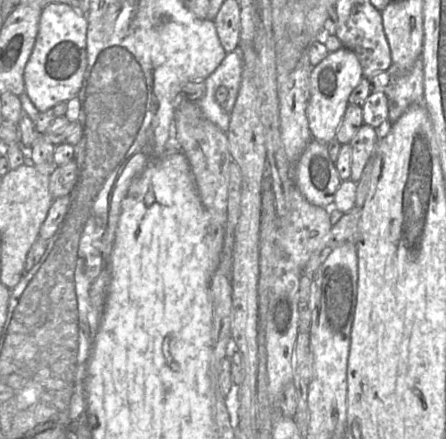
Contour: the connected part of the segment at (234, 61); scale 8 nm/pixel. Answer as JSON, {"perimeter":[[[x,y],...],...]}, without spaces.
{"perimeter":[[[239,51],[227,53],[216,70],[205,79],[206,89],[210,89],[212,92],[215,92],[220,86],[225,86],[229,90],[227,100],[220,104],[228,115],[237,98],[243,65],[243,58]]]}

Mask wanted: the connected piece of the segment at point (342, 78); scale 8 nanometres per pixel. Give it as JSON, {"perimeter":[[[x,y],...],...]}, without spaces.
{"perimeter":[[[341,47],[328,53],[320,63],[312,66],[310,72],[310,95],[306,112],[313,139],[327,144],[336,138],[337,129],[349,105],[349,96],[363,77],[357,56],[346,47]]]}

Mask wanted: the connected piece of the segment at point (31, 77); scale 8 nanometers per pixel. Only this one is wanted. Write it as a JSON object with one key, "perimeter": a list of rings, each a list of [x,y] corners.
{"perimeter":[[[49,3],[42,8],[38,34],[24,70],[25,93],[40,112],[77,96],[88,63],[87,28],[86,14],[68,4]]]}

